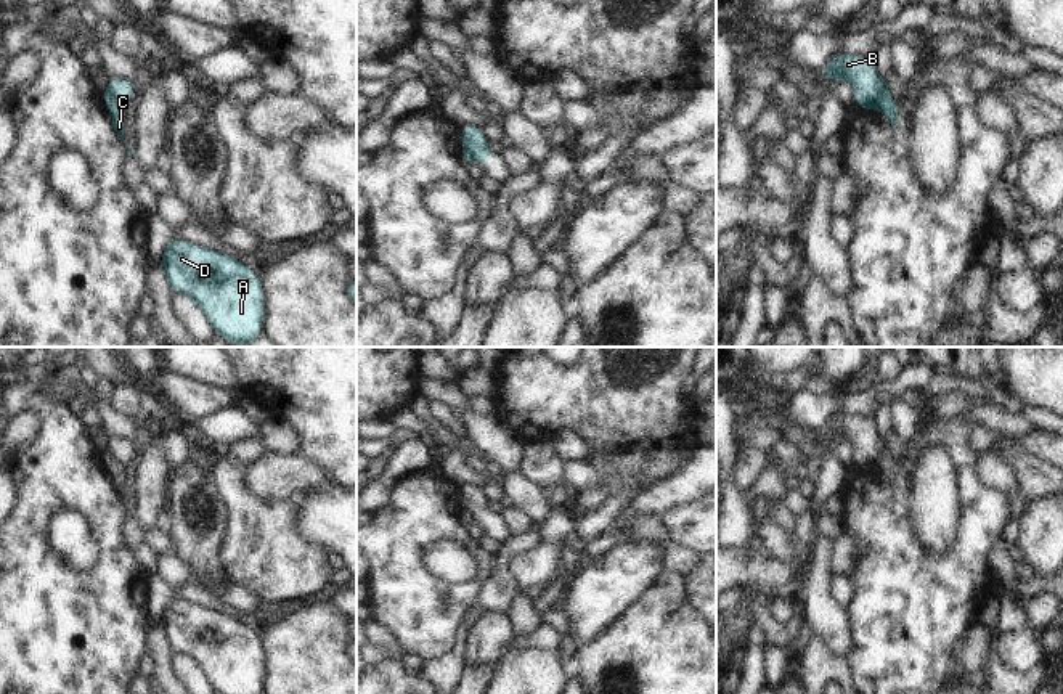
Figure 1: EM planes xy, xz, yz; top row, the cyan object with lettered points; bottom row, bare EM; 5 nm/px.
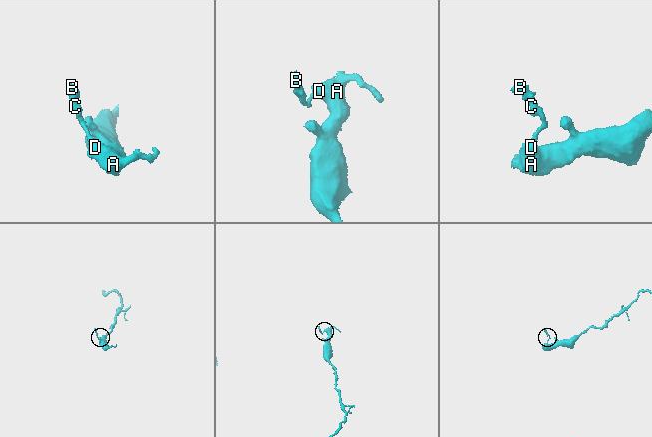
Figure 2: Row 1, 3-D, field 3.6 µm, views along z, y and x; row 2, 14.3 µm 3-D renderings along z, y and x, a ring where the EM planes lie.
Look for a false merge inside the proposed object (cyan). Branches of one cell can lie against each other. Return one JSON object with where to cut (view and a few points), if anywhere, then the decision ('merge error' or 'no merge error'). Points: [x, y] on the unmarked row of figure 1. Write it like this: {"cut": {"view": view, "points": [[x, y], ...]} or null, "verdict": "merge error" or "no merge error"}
{"cut": {"view": "xy", "points": [[105, 450], [124, 463]]}, "verdict": "merge error"}

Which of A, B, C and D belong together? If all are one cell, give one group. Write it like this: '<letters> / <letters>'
A C D / B

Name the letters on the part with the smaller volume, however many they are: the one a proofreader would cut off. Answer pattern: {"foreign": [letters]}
{"foreign": ["B"]}

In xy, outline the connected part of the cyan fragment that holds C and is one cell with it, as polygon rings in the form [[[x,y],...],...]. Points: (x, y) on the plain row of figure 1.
[[[106,450],[101,458],[106,461],[106,471],[112,474],[112,487],[120,500],[124,500],[124,467],[125,463],[114,459]]]

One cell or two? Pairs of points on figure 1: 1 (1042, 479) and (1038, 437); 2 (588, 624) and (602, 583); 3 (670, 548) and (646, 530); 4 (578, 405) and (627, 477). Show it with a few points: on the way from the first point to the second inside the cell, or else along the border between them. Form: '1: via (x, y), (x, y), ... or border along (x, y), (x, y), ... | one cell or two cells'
1: border along (1022, 440), (1046, 461) | two cells
2: via (590, 614), (593, 598), (598, 593) | one cell
3: via (663, 542), (652, 530) | one cell
4: via (598, 424), (606, 432), (606, 447), (620, 458) | one cell

